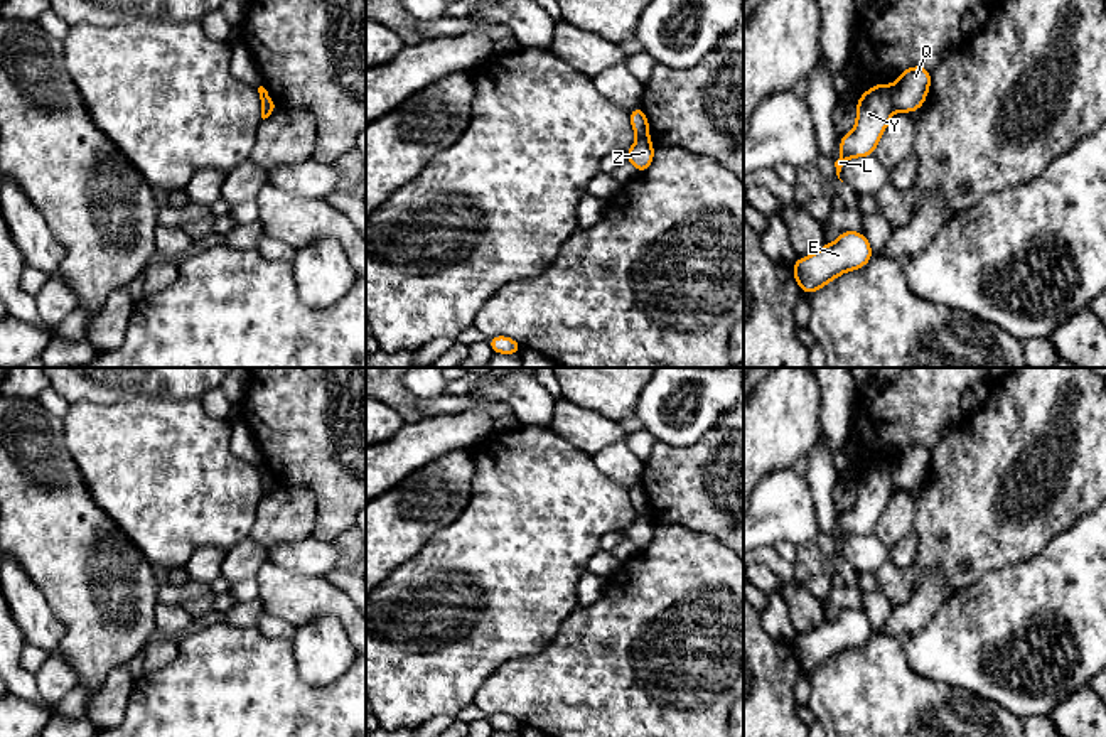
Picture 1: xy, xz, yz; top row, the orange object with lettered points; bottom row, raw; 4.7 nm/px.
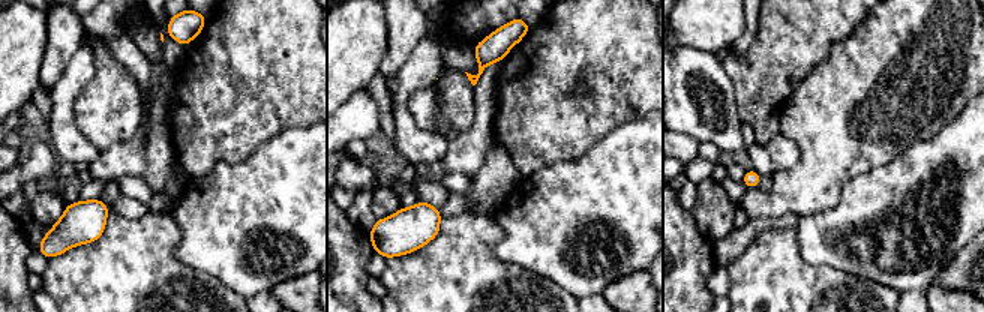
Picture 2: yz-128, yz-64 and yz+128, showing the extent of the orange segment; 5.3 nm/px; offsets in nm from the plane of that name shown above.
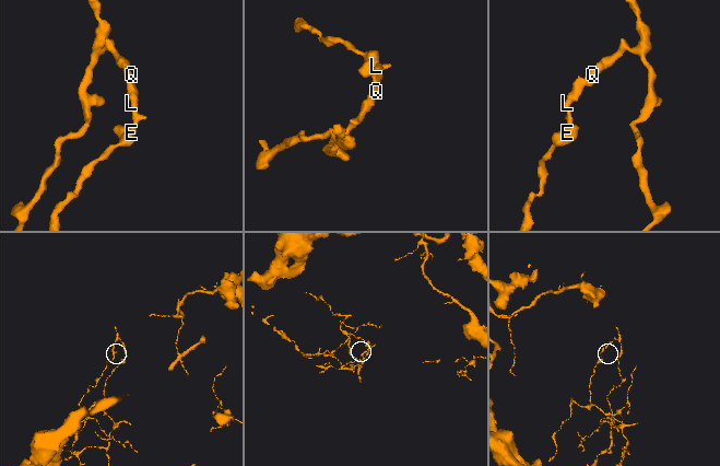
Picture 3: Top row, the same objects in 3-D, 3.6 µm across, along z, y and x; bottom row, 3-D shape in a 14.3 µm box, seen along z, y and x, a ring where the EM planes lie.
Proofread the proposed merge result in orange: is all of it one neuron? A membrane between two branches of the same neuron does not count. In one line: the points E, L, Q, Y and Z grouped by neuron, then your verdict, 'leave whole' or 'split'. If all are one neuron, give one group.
E L Y / Q Z | split

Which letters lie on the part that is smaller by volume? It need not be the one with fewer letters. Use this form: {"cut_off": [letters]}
{"cut_off": ["E", "L", "Y"]}

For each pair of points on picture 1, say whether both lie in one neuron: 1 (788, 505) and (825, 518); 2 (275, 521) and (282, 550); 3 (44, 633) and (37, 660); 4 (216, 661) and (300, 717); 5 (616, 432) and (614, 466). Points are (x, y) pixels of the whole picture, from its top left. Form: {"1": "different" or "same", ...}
{"1": "different", "2": "different", "3": "different", "4": "same", "5": "different"}

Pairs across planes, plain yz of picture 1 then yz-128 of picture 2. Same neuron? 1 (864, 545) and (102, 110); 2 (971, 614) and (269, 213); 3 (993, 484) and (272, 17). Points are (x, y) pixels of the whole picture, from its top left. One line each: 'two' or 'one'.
1: two
2: one
3: one

